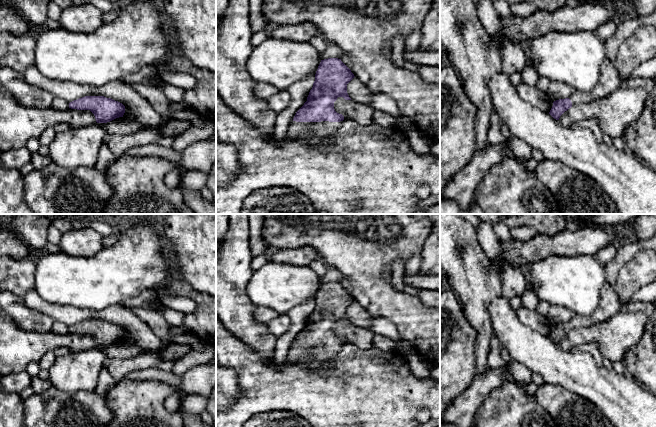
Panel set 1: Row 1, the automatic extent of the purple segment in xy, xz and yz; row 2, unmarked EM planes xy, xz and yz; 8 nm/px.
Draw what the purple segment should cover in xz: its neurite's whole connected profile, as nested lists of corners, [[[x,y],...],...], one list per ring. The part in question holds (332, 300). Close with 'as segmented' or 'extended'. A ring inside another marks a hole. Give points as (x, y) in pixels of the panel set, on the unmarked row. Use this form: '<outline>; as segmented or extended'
[[[338,282],[321,284],[307,325],[296,336],[287,354],[291,364],[306,364],[311,370],[327,373],[344,340],[334,333],[338,321],[351,324],[347,308],[354,302],[351,294]]]; extended

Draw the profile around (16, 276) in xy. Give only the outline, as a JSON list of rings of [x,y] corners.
[[[0,255],[0,292],[8,291],[23,297],[29,290],[35,289],[36,261],[29,255],[20,260]]]

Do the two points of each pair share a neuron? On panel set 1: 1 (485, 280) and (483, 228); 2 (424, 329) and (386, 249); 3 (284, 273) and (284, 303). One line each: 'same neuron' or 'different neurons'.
1: different neurons
2: same neuron
3: same neuron

